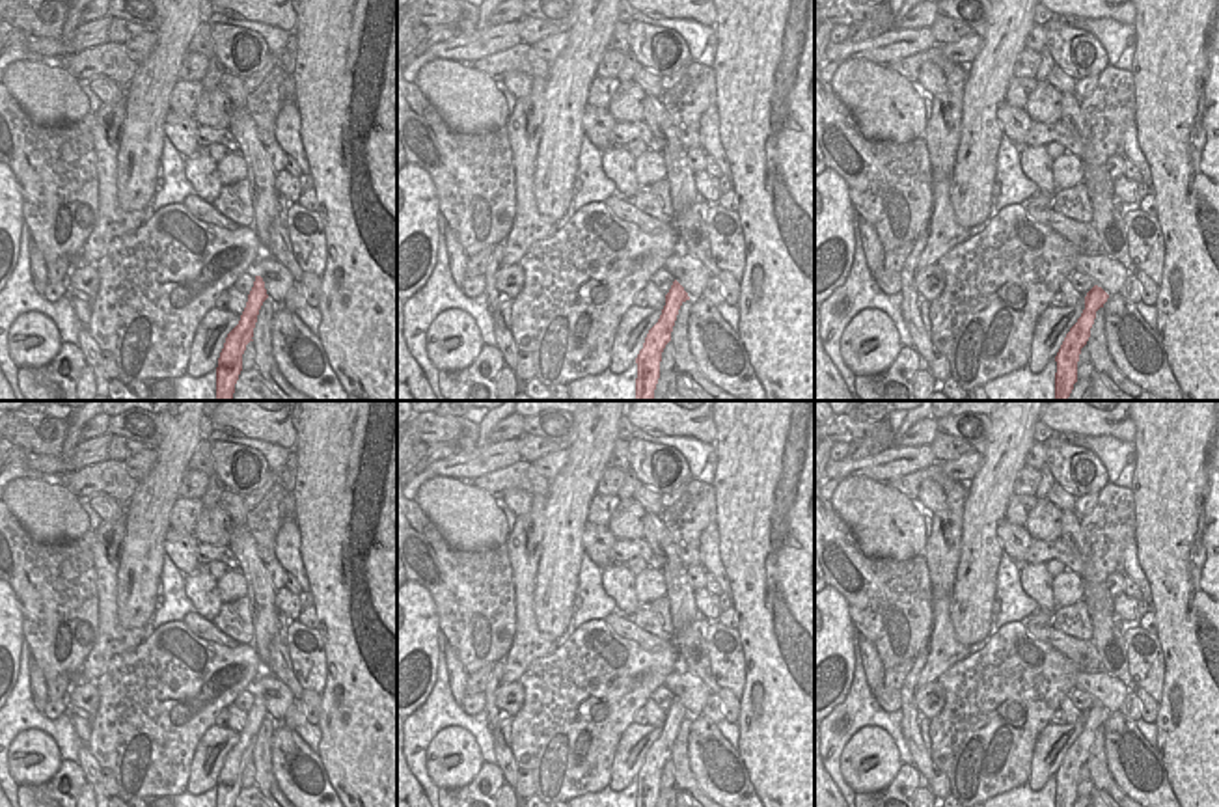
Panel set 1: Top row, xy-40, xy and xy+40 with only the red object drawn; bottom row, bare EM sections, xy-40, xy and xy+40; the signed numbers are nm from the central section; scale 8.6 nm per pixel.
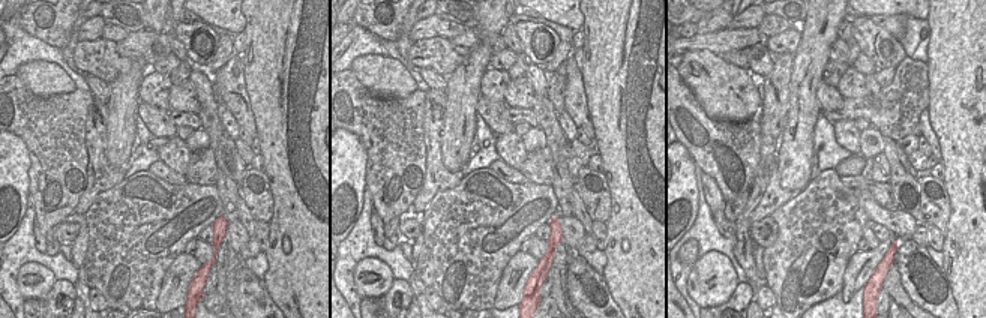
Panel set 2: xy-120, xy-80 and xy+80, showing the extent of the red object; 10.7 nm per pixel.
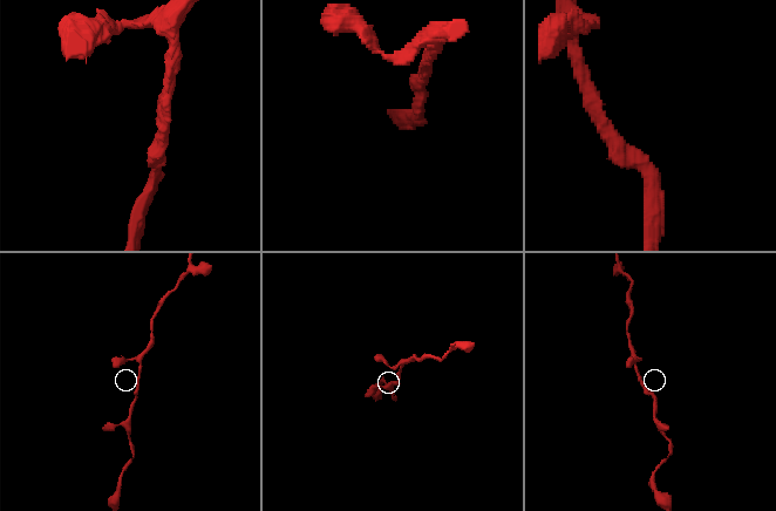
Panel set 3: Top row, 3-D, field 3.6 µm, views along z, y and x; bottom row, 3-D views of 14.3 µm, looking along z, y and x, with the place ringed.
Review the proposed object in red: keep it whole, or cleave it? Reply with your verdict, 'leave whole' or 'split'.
leave whole

